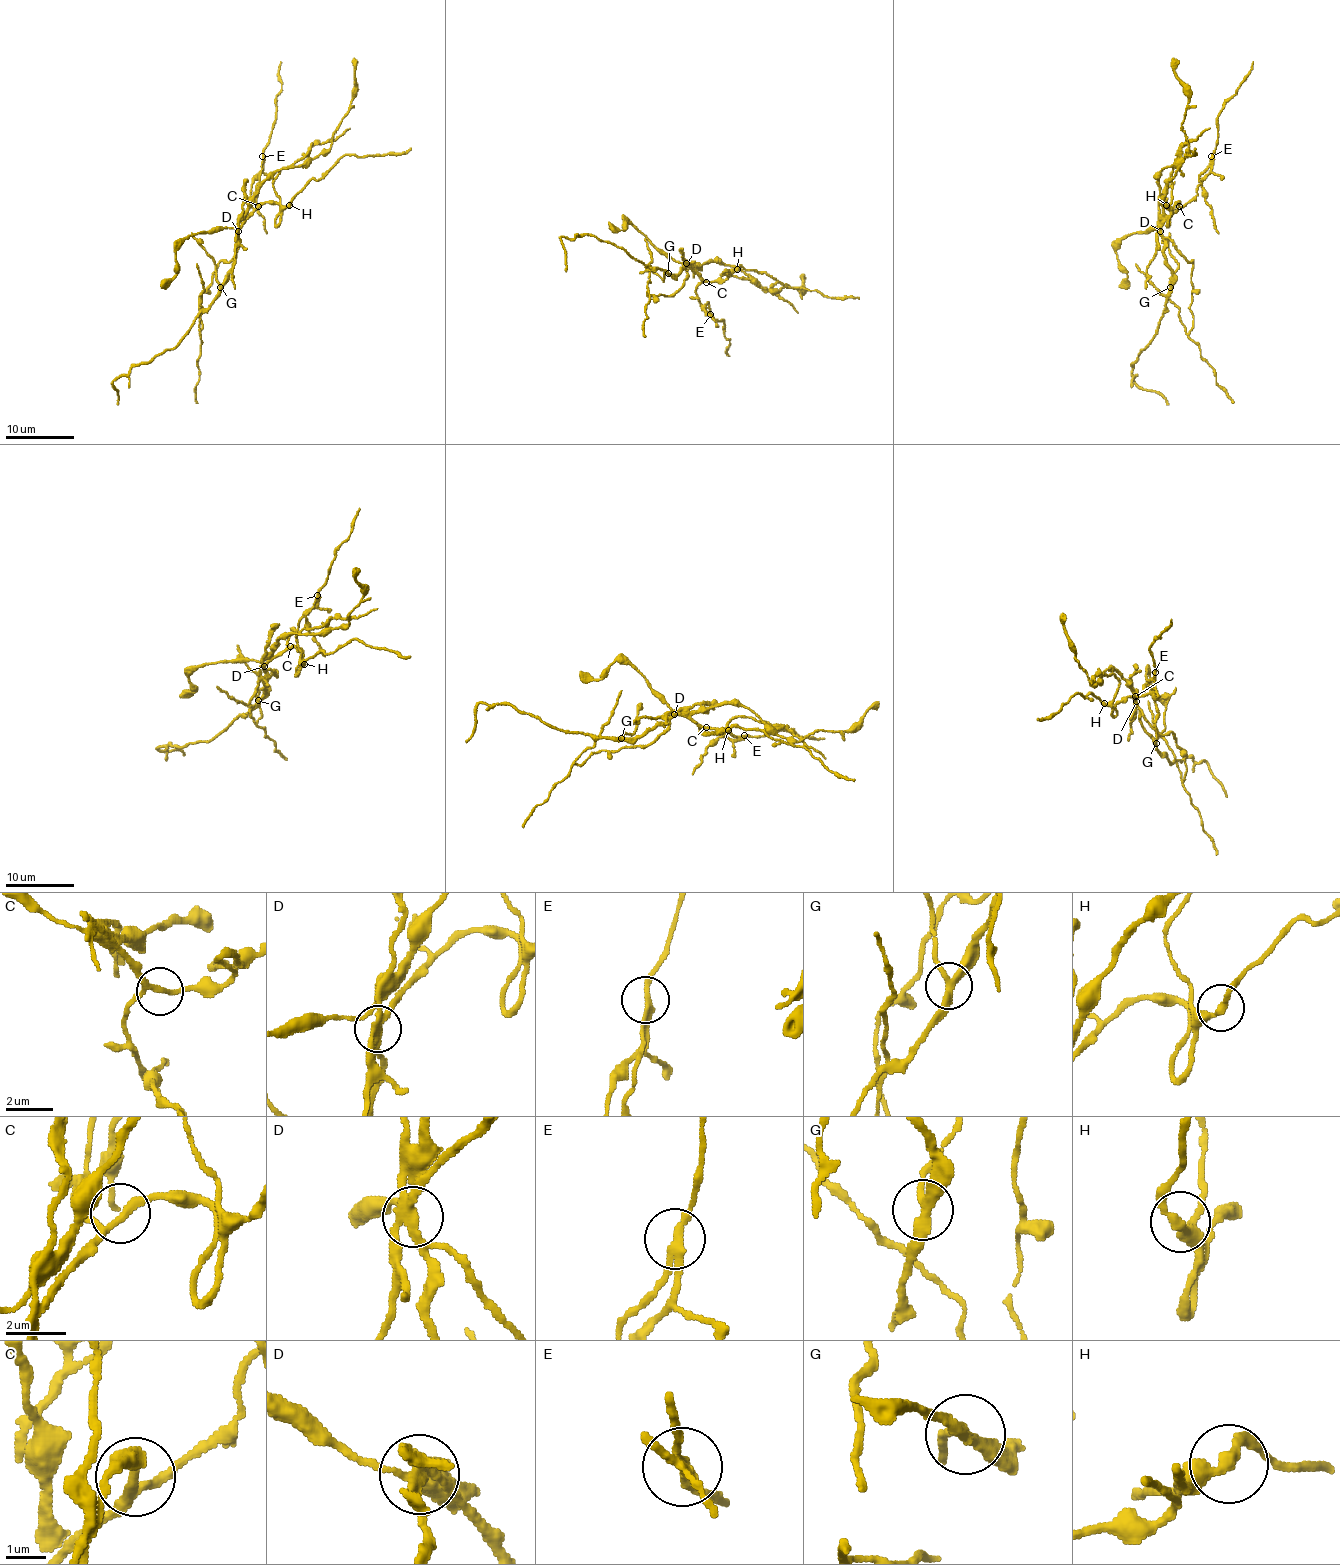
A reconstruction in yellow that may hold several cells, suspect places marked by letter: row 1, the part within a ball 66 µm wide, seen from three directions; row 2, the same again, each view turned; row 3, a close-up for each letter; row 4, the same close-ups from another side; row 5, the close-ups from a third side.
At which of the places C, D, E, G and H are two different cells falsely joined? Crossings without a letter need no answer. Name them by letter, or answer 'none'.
D, E, G

